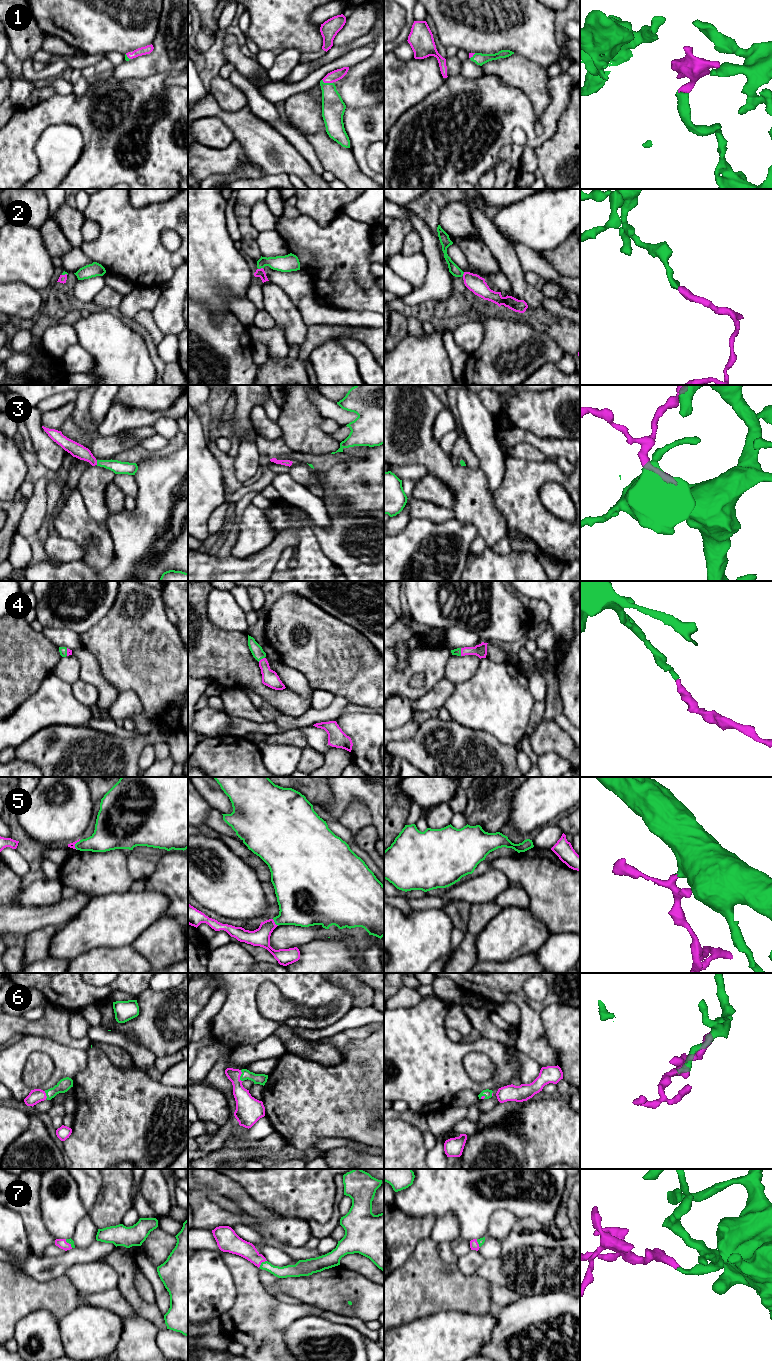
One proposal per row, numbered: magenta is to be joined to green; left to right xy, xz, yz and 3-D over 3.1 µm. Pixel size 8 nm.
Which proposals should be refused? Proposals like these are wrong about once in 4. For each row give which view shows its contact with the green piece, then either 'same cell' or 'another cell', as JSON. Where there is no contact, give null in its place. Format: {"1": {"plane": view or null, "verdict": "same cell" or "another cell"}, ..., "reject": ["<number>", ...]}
{"1": {"plane": "xz", "verdict": "same cell"}, "2": {"plane": "xz", "verdict": "same cell"}, "3": {"plane": "xy", "verdict": "same cell"}, "4": {"plane": "yz", "verdict": "same cell"}, "5": {"plane": "xz", "verdict": "same cell"}, "6": {"plane": "xz", "verdict": "same cell"}, "7": {"plane": "xz", "verdict": "same cell"}, "reject": []}

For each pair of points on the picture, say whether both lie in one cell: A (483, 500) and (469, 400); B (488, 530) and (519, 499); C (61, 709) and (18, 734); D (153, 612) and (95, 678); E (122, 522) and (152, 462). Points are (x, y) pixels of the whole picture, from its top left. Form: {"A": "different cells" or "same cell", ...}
{"A": "different cells", "B": "different cells", "C": "same cell", "D": "different cells", "E": "same cell"}

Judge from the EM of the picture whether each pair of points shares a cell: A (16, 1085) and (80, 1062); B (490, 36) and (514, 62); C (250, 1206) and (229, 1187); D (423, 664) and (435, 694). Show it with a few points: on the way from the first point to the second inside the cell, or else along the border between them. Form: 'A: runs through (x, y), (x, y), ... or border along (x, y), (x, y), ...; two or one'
A: runs through (16, 1063), (30, 1046), (48, 1046), (58, 1052); one
B: border along (514, 52), (525, 56), (535, 63); two
C: runs through (245, 1202), (234, 1191); one
D: border along (444, 676), (423, 695), (413, 700); two

